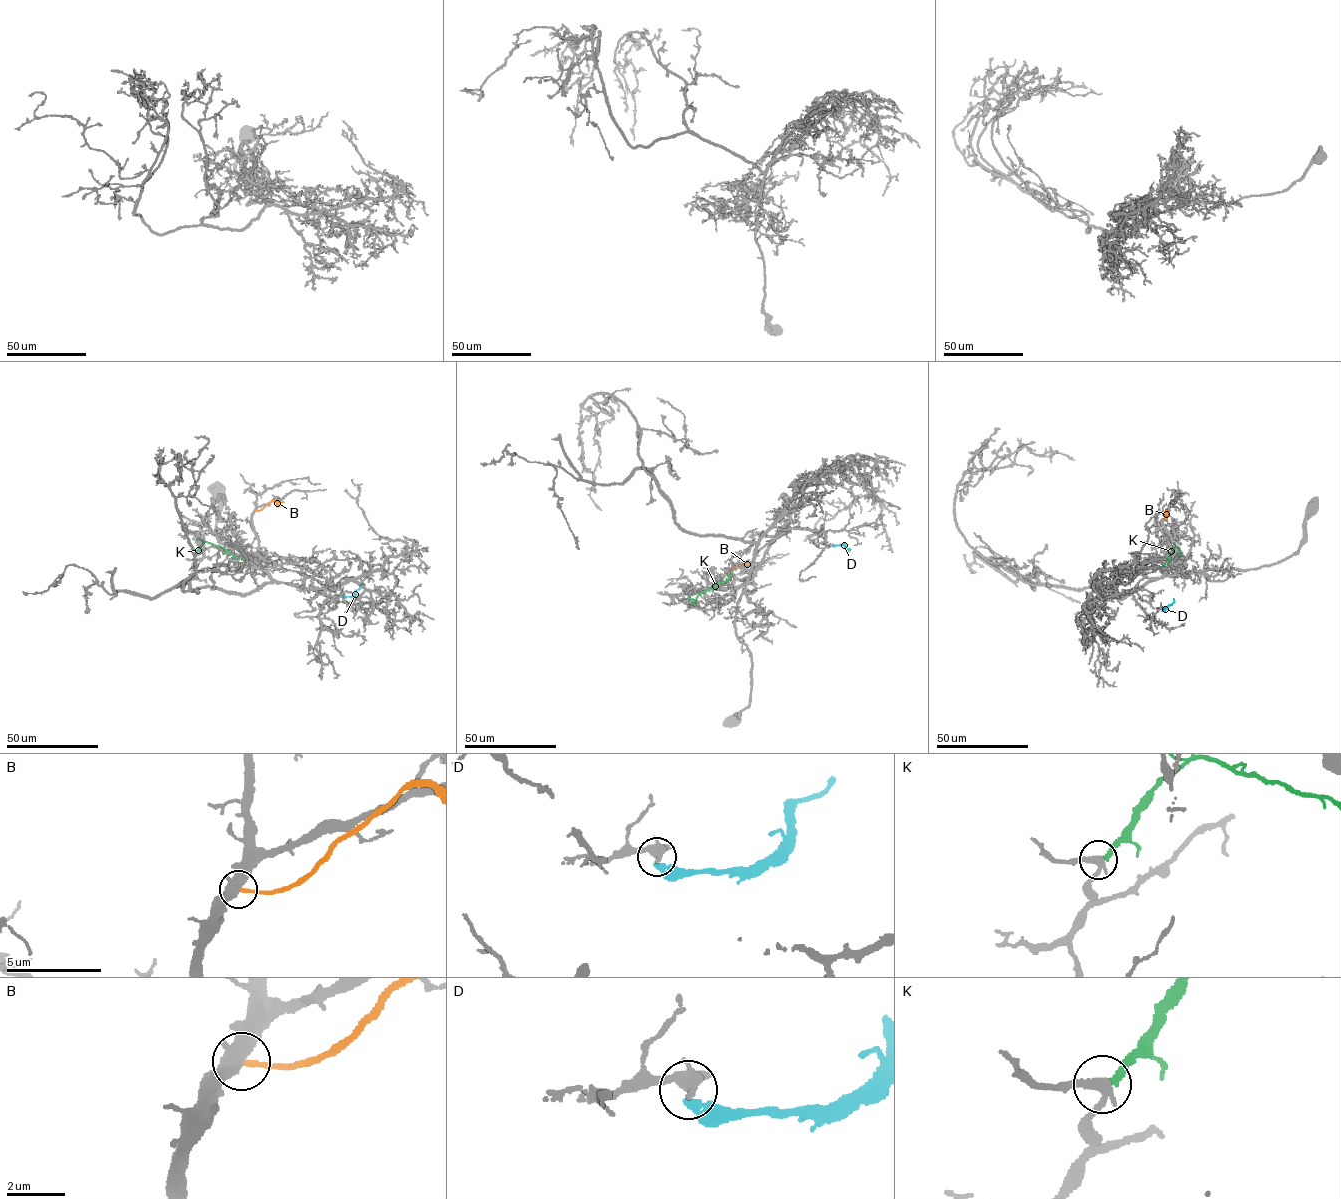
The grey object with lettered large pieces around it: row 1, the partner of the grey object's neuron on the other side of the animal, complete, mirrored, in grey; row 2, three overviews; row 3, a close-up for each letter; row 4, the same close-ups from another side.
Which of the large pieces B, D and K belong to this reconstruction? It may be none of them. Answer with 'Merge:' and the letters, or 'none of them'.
Merge: none of them

